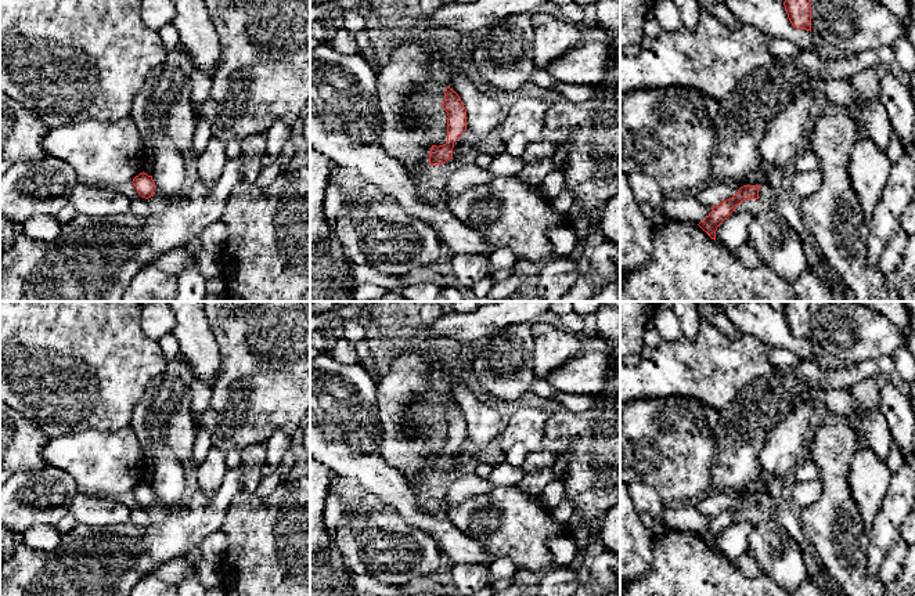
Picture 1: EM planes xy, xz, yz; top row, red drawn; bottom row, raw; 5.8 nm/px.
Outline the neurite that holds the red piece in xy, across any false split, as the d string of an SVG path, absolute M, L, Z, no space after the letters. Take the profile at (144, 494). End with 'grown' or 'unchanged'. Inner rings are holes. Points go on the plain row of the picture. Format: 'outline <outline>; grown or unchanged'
outline M140 483L136 485L132 491L141 507L151 507L154 506L155 492L152 490L152 485L148 485L147 483Z; unchanged

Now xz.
outline M450 397L444 401L442 418L447 422L447 452L432 455L429 474L437 476L453 467L454 452L466 440L466 419L460 405Z; unchanged

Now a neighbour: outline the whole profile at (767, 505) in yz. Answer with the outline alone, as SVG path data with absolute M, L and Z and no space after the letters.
M767 492L763 494L759 499L759 509L761 510L763 516L770 516L774 513L782 503L777 502L772 496Z

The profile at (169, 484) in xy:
M158 447L151 454L143 451L143 455L155 469L152 481L155 495L163 502L166 510L174 512L179 505L187 502L184 465L166 447Z

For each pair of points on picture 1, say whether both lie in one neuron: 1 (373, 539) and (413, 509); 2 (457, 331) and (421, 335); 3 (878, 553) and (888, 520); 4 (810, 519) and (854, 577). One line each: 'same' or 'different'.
1: different
2: same
3: same
4: same

